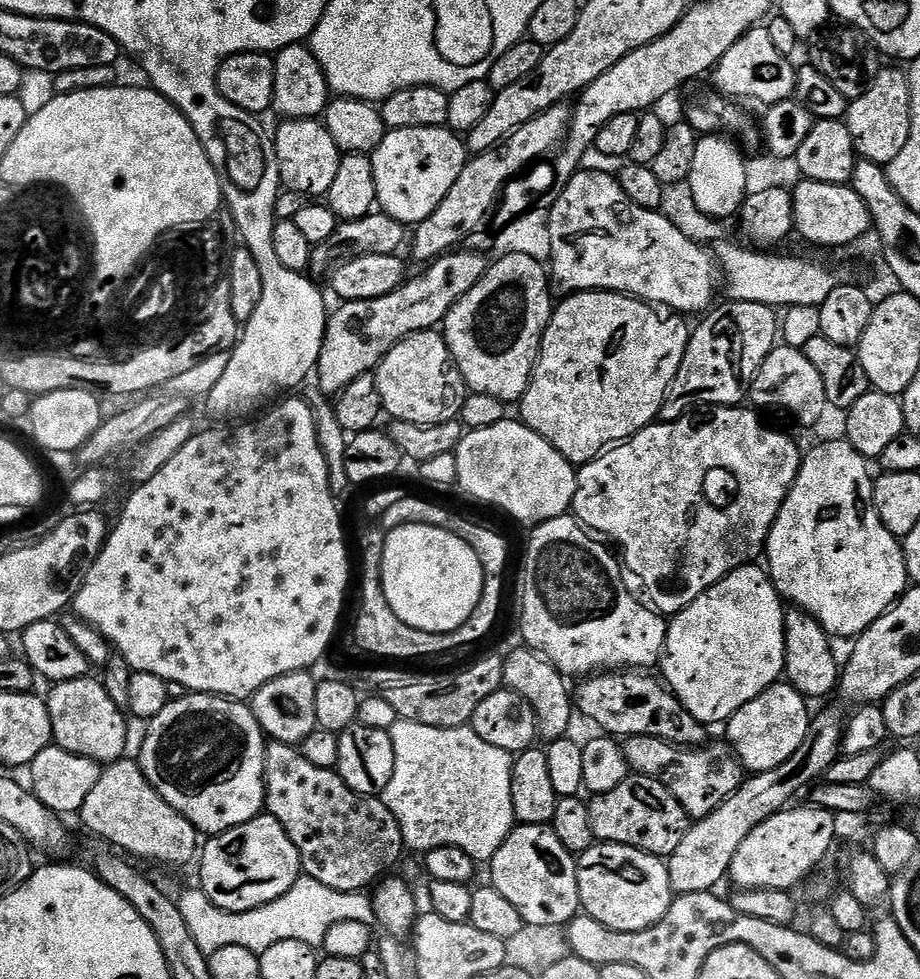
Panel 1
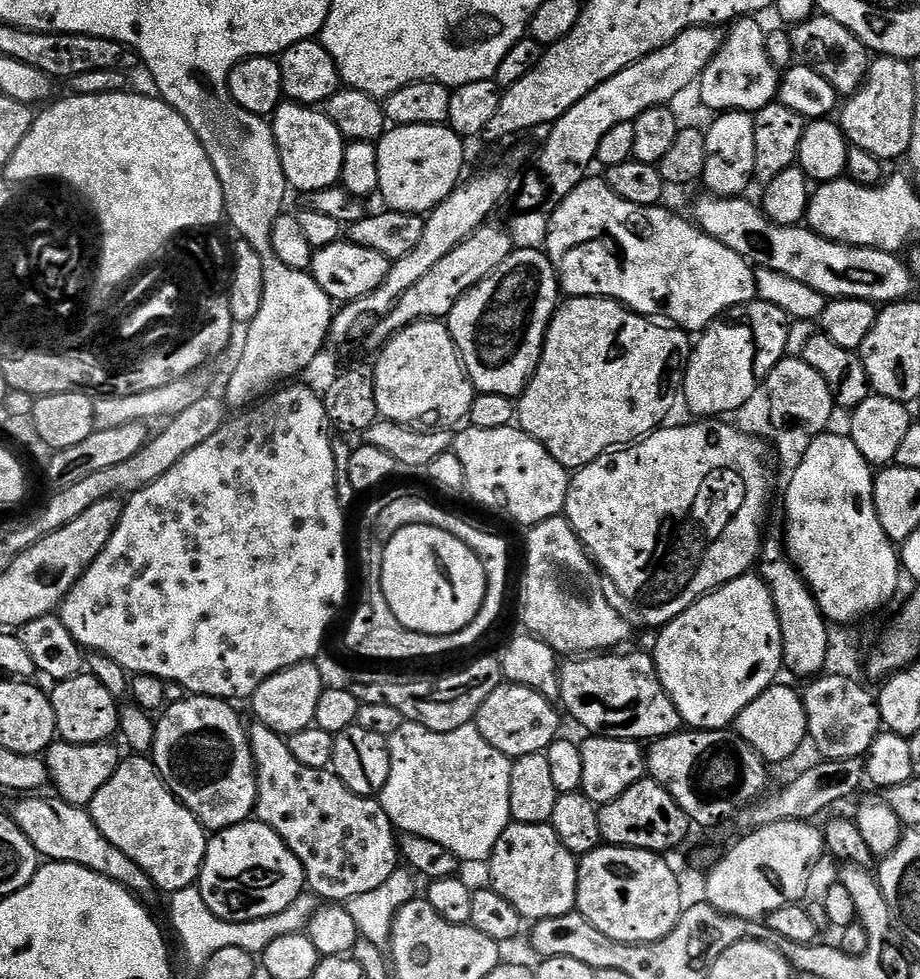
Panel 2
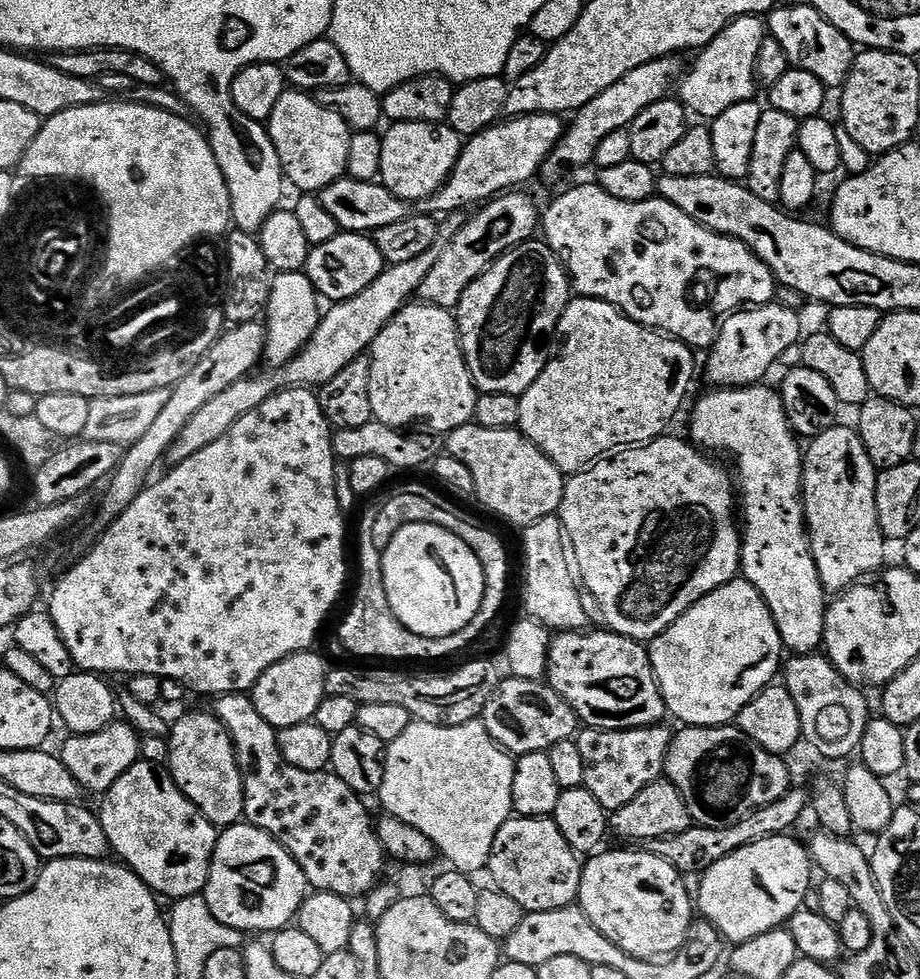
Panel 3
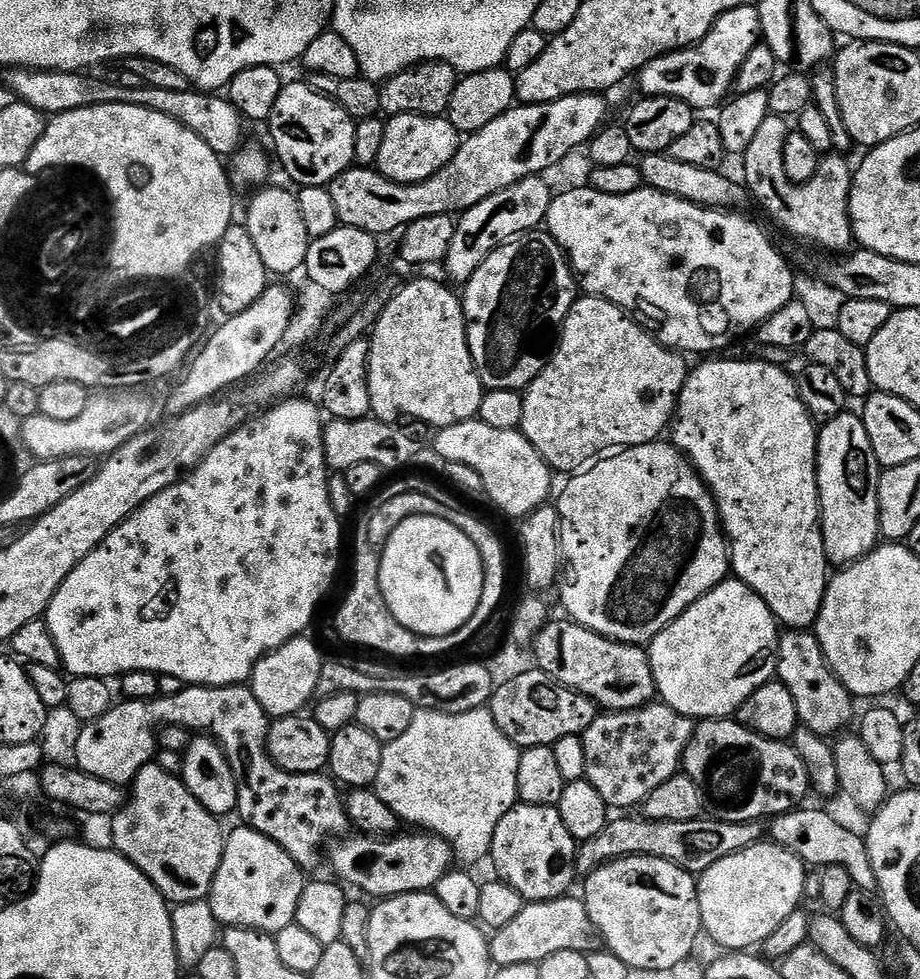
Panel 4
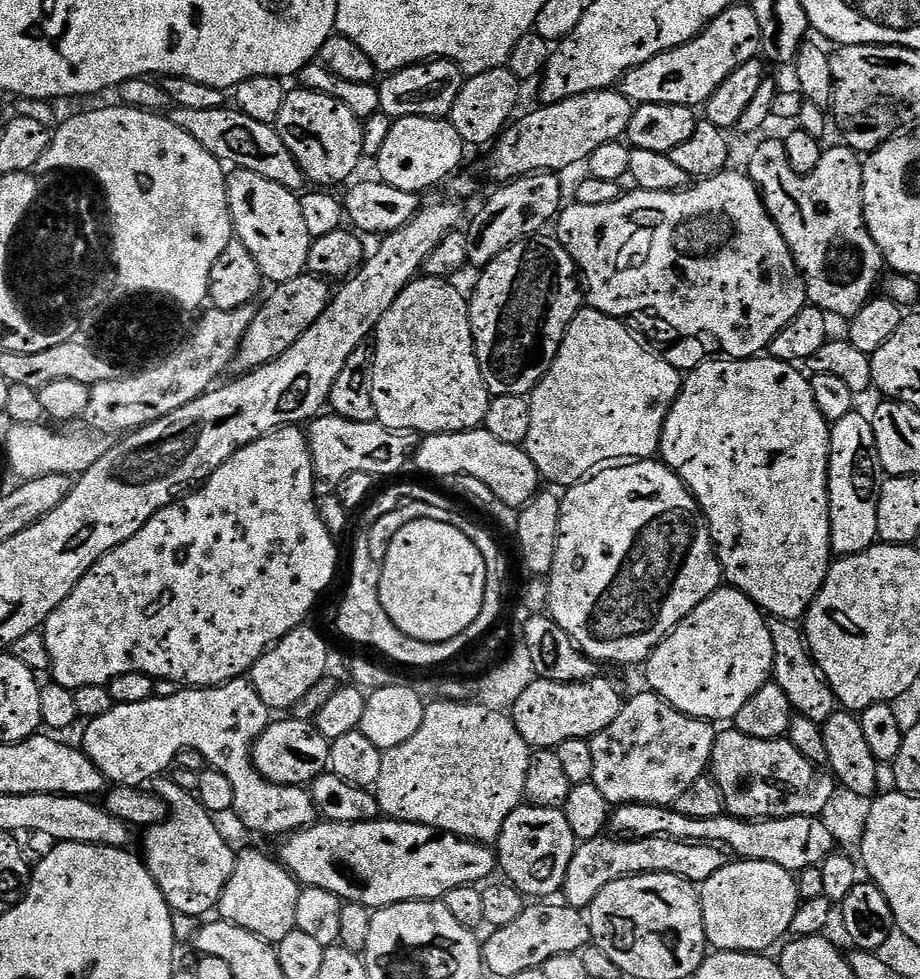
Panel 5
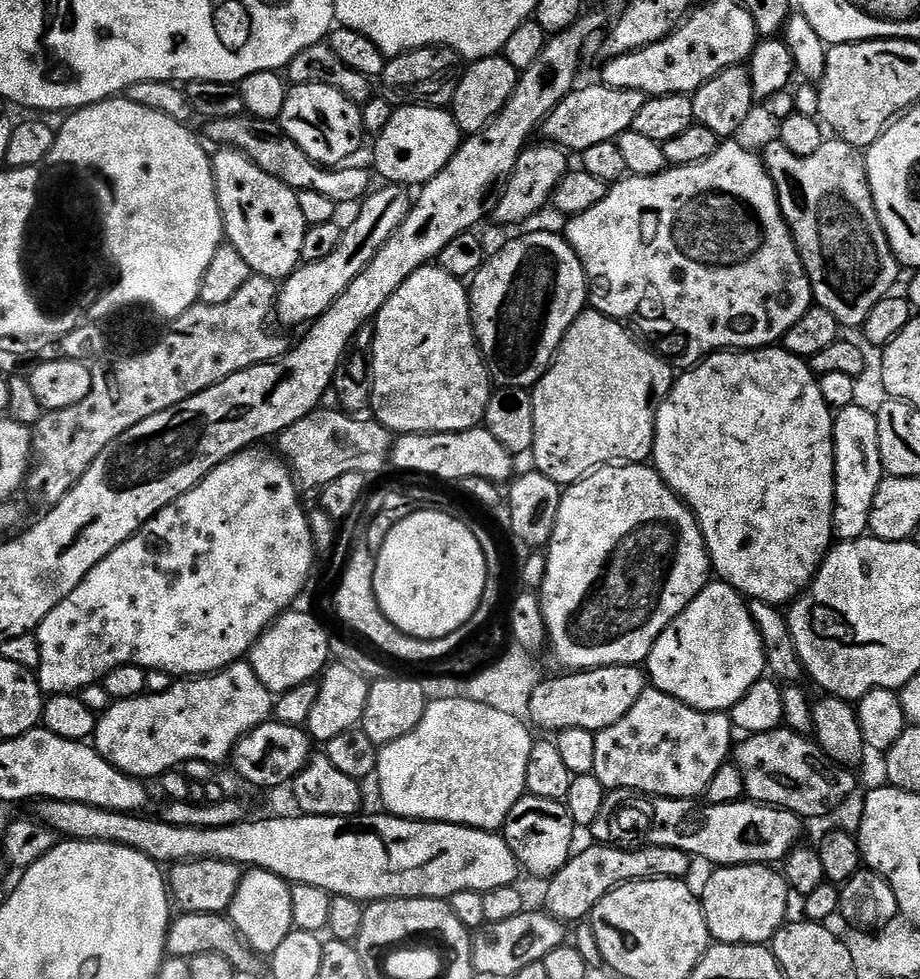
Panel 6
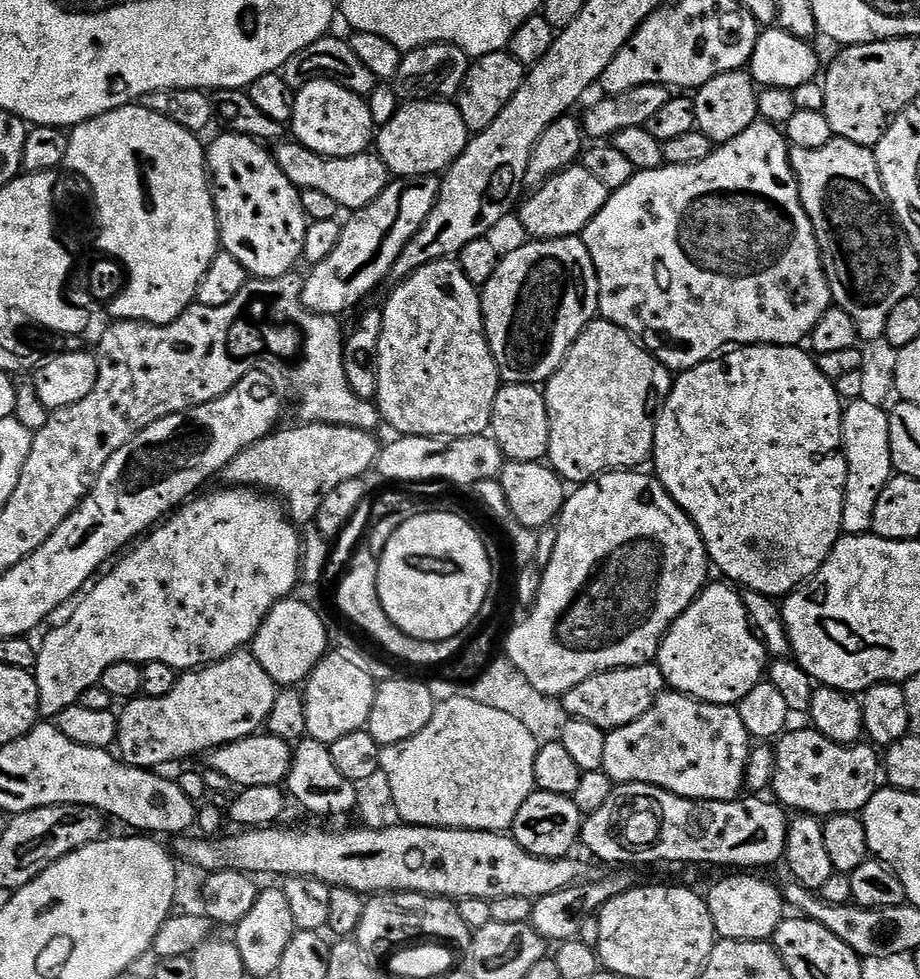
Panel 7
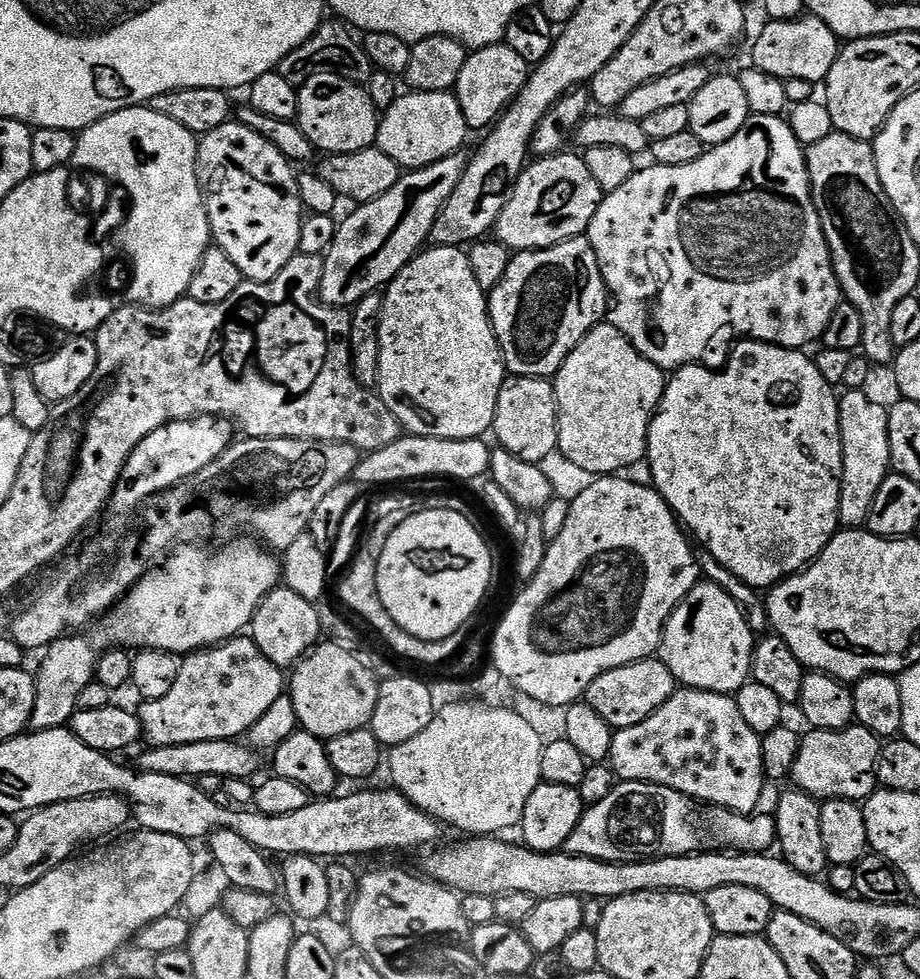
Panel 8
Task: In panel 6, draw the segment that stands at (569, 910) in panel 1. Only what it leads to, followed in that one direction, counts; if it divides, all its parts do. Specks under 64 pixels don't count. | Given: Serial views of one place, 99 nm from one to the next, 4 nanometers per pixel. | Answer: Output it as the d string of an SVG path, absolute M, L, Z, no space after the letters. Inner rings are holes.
M525 794L514 806L514 810L510 810L502 829L504 841L508 843L521 869L532 876L544 878L555 876L573 855L572 832L572 816L561 801L538 798L531 794Z

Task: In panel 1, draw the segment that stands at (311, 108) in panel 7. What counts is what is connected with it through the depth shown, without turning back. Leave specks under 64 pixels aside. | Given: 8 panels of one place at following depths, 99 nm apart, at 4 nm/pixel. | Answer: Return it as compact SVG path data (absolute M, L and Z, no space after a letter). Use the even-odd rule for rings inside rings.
M319 119L284 120L281 125L281 128L274 132L281 185L287 191L297 192L309 198L327 197L330 186L337 177L342 157L338 146L334 146L334 138L330 138Z

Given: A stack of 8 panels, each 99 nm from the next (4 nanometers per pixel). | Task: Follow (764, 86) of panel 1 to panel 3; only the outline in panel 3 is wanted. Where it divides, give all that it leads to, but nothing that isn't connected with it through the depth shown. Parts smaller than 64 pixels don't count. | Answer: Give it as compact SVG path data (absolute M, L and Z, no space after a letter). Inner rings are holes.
M740 16L727 24L711 42L699 49L692 69L683 73L678 84L678 99L689 113L696 112L705 121L711 122L721 116L730 106L738 102L746 102L757 94L756 63L758 50L762 50L762 42L766 35L766 24L759 16Z

